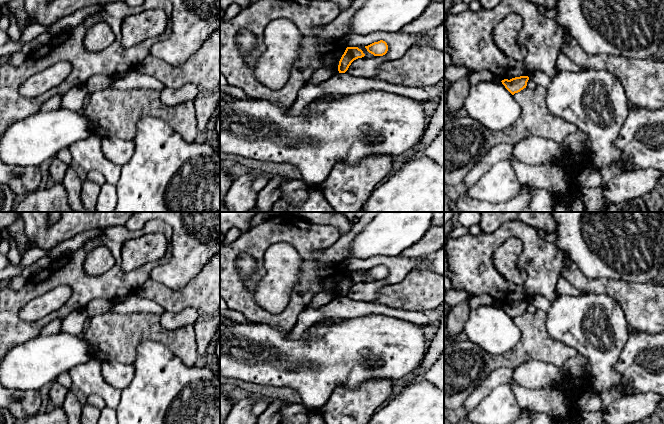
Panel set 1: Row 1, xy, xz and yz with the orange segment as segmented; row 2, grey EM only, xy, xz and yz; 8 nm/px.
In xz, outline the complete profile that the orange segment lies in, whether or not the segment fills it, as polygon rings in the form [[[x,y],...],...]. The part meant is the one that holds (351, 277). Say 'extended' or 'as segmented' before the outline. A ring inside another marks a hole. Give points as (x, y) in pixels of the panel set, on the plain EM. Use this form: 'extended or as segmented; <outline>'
as segmented; [[[347,271],[339,285],[339,297],[345,297],[354,284],[362,282],[364,280],[365,278],[358,271]]]

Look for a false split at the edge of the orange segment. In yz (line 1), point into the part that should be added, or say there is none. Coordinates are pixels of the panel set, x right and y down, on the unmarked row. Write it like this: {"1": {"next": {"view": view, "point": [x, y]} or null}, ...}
{"1": {"next": null}}

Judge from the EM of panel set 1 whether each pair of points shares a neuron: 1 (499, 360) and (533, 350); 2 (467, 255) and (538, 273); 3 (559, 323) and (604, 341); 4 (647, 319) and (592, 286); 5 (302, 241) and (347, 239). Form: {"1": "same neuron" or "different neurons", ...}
{"1": "same neuron", "2": "same neuron", "3": "same neuron", "4": "same neuron", "5": "different neurons"}

